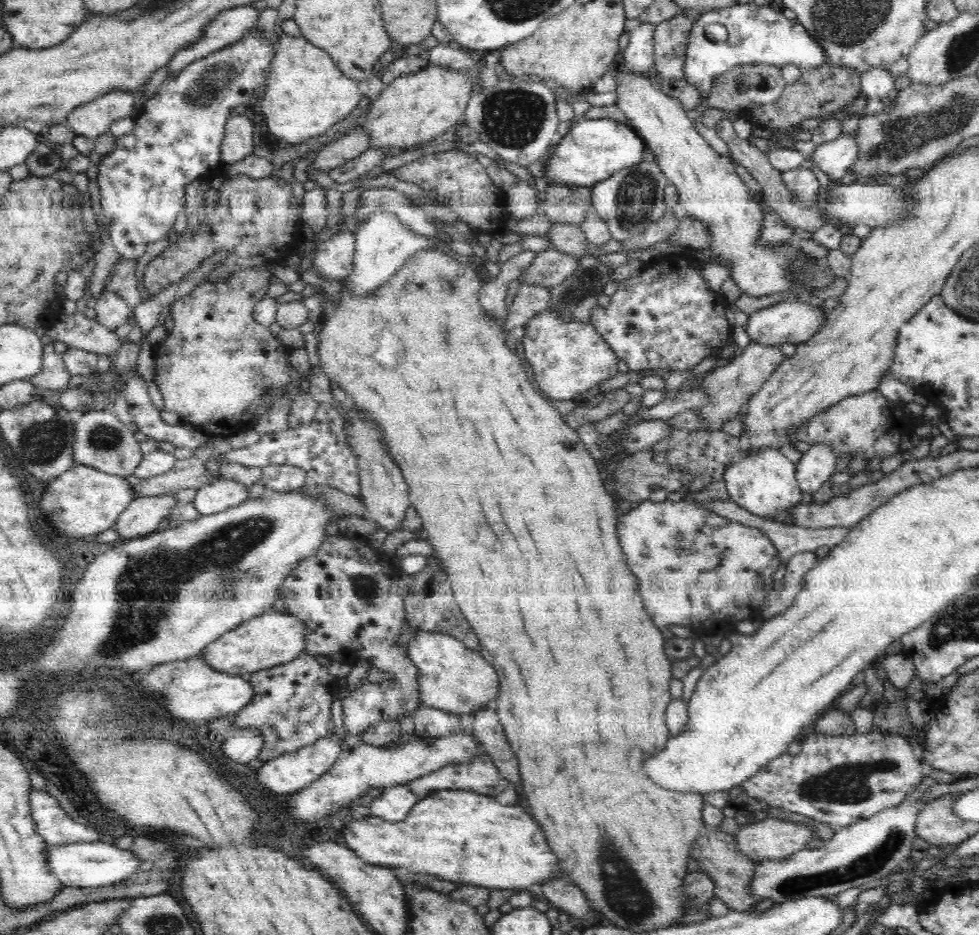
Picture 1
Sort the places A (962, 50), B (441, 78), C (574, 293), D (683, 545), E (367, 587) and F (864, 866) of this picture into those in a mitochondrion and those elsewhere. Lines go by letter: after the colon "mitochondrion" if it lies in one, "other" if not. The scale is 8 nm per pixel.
A: mitochondrion
B: other
C: mitochondrion
D: mitochondrion
E: mitochondrion
F: mitochondrion

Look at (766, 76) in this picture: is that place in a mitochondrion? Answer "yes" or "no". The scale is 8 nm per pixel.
no

